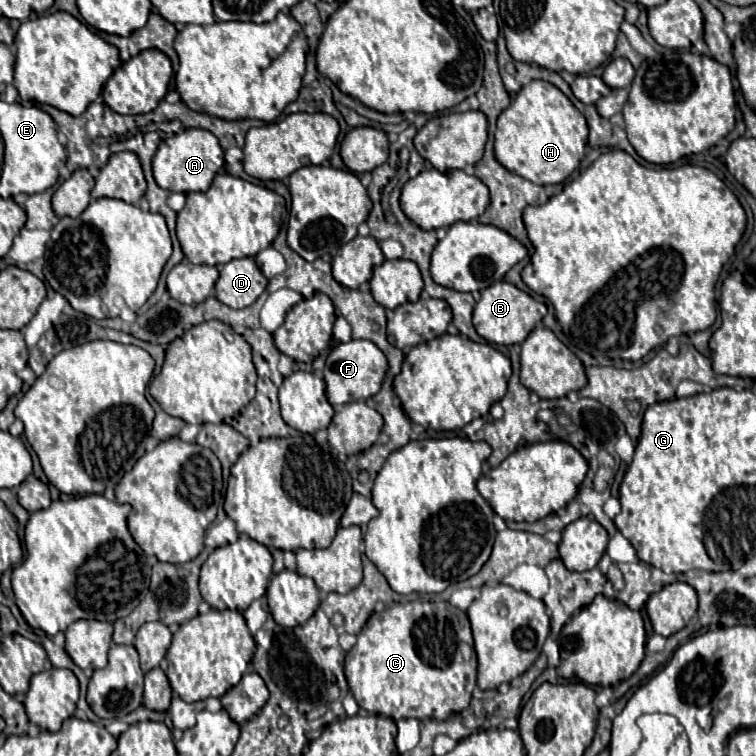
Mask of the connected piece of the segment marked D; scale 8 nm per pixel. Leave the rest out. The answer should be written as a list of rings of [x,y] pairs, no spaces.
[[[252,257],[232,259],[220,269],[220,279],[216,281],[216,297],[234,309],[252,305],[266,289],[268,279],[258,269]]]

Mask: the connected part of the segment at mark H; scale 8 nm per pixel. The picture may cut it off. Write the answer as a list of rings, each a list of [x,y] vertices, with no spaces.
[[[532,81],[522,87],[510,107],[498,117],[496,159],[512,173],[536,183],[554,185],[568,179],[584,159],[588,125],[572,101],[548,81]]]

